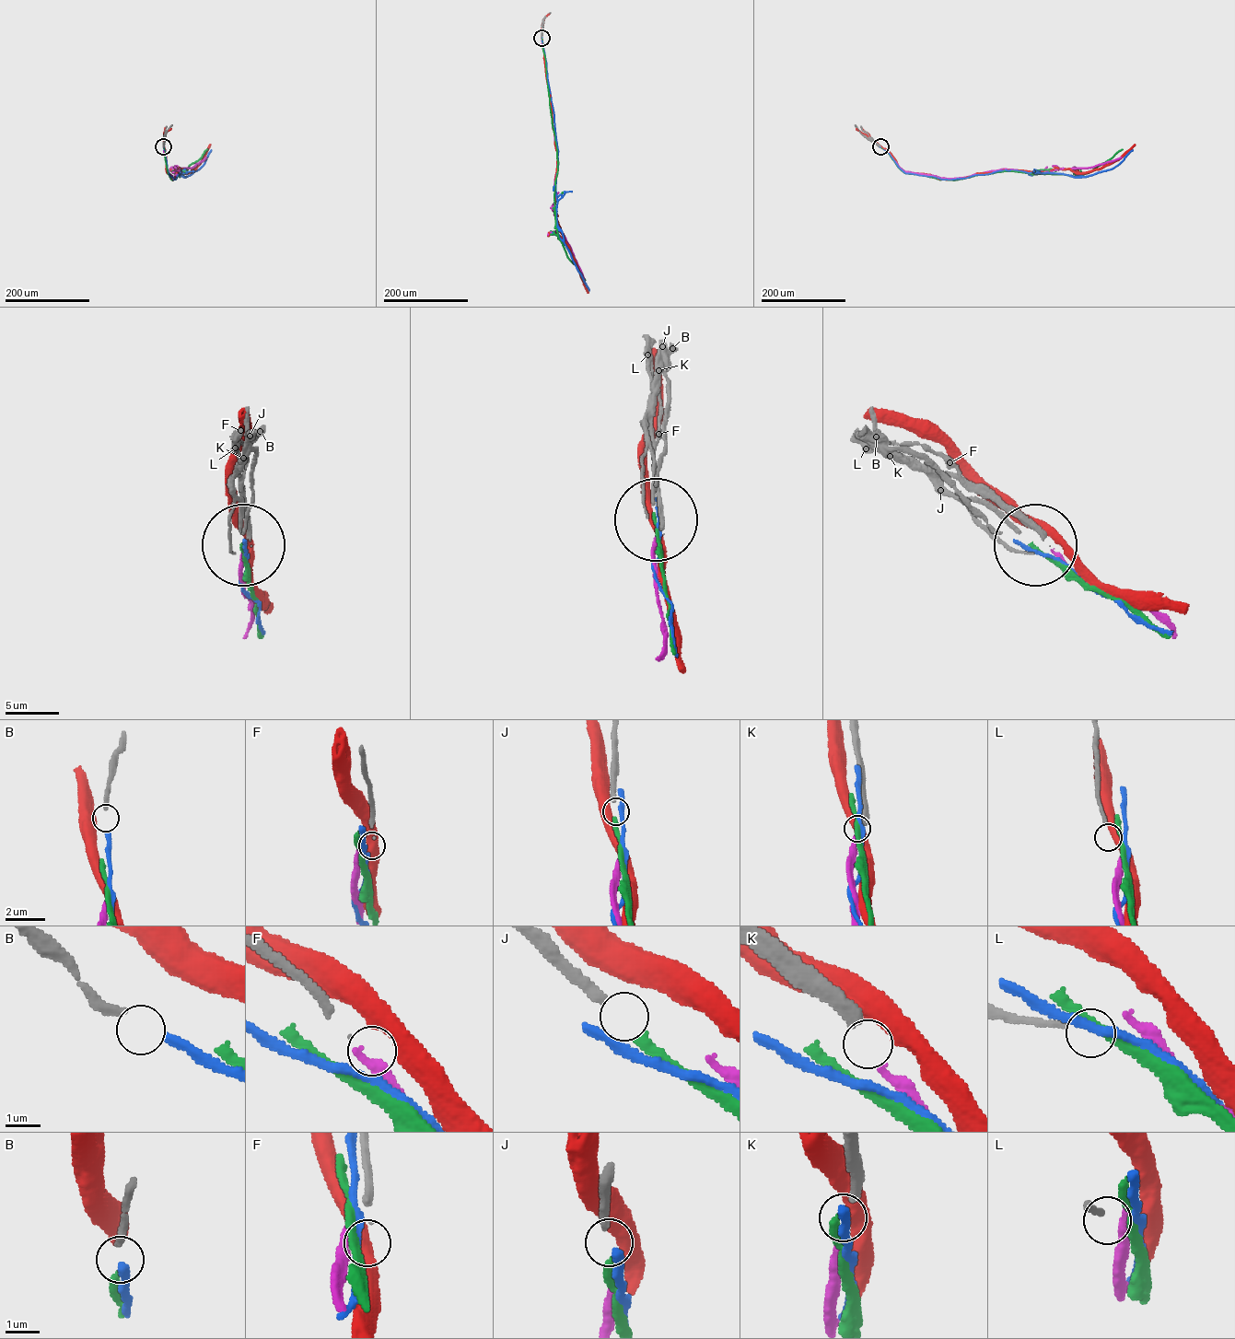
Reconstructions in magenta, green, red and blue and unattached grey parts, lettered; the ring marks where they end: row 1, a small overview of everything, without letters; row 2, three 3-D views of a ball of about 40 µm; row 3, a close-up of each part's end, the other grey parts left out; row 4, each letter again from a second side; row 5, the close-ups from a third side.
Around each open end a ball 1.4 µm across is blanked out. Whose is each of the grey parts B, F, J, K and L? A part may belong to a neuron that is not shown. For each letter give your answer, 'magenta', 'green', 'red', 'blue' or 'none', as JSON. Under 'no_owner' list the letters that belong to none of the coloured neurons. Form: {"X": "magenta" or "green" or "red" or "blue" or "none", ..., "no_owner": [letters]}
{"B": "blue", "F": "none", "J": "green", "K": "magenta", "L": "none", "no_owner": ["F", "L"]}

